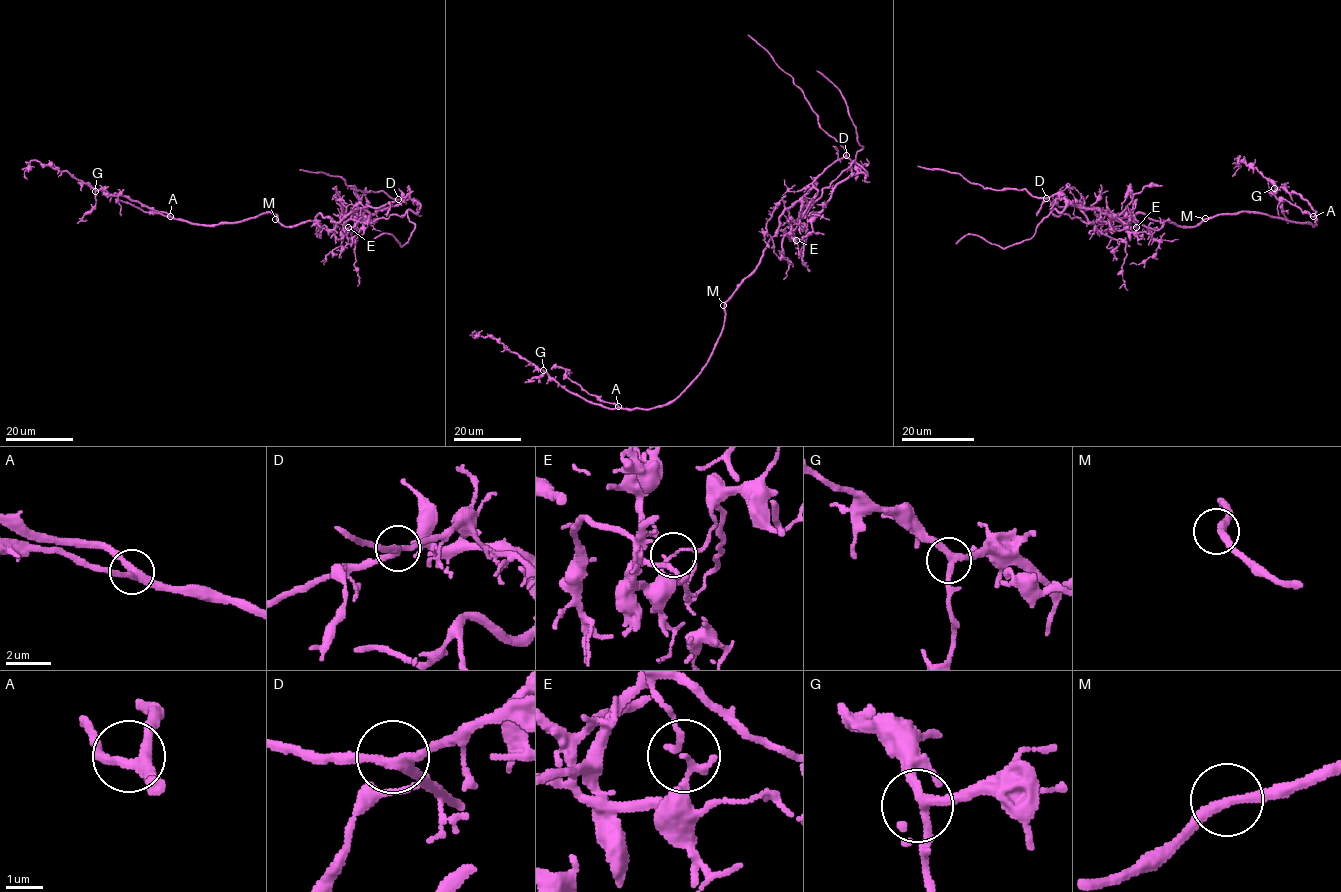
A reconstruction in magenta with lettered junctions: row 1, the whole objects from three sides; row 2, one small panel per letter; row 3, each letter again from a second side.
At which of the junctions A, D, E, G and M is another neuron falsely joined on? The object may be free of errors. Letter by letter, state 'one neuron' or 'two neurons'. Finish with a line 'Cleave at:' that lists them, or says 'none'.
A: one neuron
D: one neuron
E: two neurons
G: one neuron
M: one neuron
Cleave at: E

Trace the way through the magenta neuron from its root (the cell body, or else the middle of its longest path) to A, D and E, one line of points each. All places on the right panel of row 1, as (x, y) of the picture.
A: (1205, 218), (1255, 211), (1315, 225), (1313, 216)
D: (1205, 218), (1193, 227), (1179, 227), (1137, 213), (1134, 217), (1104, 222), (1089, 208), (1059, 207), (1046, 198)
E: (1205, 218), (1193, 227), (1142, 213), (1103, 220), (1107, 214), (1129, 212), (1127, 230), (1136, 227)

